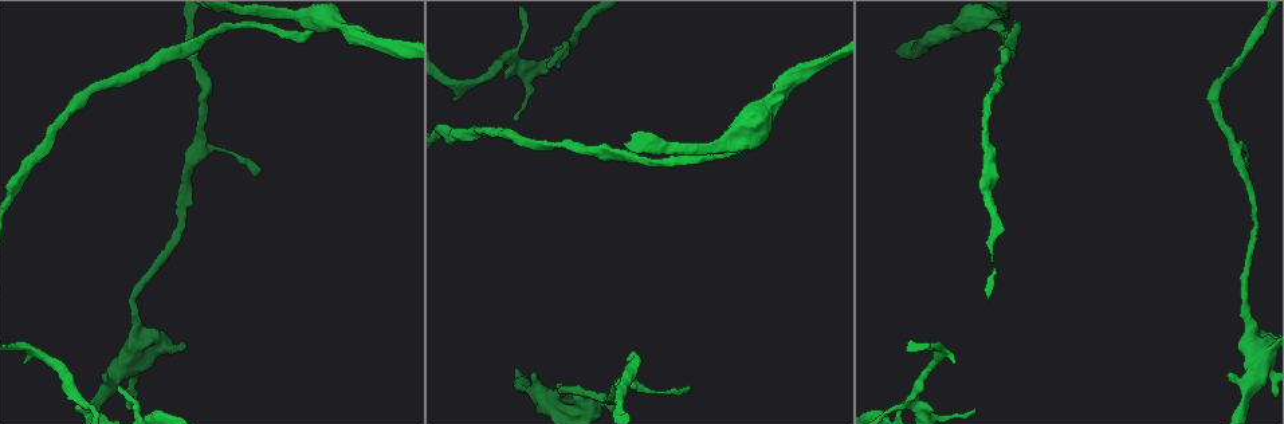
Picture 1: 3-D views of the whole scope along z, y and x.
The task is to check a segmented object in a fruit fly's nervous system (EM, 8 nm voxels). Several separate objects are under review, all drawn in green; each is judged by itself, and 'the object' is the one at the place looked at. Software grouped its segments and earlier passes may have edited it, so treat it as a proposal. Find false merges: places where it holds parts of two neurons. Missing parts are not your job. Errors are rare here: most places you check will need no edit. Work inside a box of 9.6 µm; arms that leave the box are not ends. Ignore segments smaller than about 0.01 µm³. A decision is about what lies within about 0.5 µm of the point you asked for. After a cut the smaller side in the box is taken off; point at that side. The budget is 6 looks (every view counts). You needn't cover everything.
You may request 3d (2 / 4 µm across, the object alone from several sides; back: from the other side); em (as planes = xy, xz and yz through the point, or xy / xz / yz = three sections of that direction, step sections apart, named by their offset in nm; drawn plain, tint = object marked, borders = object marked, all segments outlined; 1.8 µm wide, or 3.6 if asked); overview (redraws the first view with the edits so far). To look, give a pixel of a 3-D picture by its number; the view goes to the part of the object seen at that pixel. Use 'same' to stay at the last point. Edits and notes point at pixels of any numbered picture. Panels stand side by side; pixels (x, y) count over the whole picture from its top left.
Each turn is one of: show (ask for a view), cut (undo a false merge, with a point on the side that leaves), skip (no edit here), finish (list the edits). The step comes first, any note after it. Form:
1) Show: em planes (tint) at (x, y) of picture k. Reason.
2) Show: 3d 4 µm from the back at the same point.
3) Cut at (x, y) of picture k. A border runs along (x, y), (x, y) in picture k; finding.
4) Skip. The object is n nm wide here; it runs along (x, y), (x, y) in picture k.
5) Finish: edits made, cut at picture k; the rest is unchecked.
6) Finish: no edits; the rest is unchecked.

Show: em 3.6 µm planes (plain) at (132, 346) of picture 1. Three arms meet.

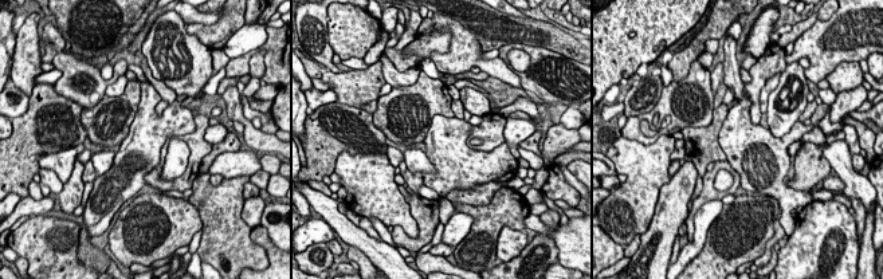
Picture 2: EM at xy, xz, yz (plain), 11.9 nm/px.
Show: em 3.6 µm planes (tint) at the same point. With the object marked.

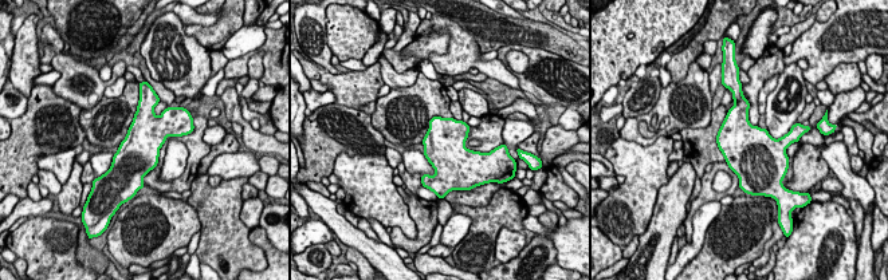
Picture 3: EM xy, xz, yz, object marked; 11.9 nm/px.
Skip. One neuron here.

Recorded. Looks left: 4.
Show: em 3.6 µm planes (tint) at (749, 138) of picture 1. Thin arm on a thick one.

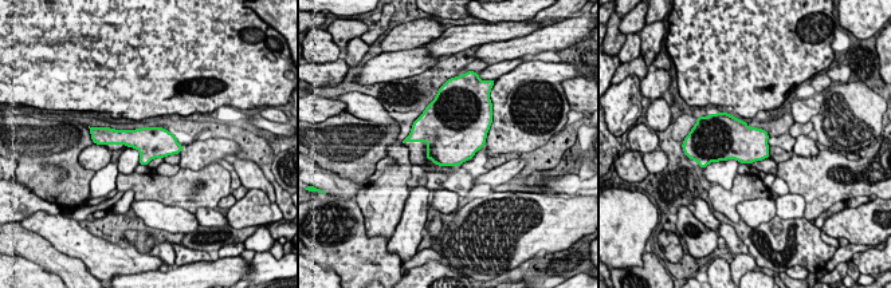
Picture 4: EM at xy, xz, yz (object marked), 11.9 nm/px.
Skip. All the same neuron.

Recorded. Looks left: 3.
Show: em planes (tint) at (663, 393) of picture 1. Narrows sharply.

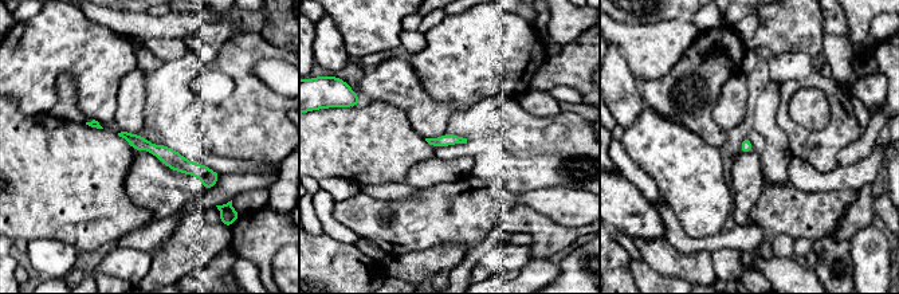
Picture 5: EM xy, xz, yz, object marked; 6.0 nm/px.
Skip. It runs along (126, 136), (200, 171), (212, 181) in picture 5; one neuron here.

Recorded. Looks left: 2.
Finish: no edits; the rest is unchecked.

